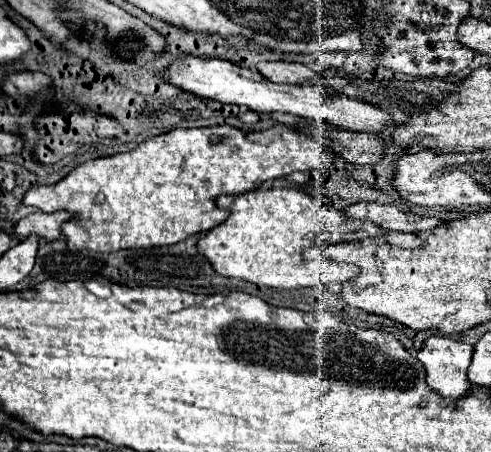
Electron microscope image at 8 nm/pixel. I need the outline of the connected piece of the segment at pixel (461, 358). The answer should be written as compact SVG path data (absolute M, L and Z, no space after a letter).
M429 336L417 358L427 372L427 384L445 398L461 398L469 392L467 368L471 364L473 346L443 336Z

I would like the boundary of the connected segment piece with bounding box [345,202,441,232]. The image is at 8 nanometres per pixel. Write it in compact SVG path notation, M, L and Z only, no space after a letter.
M357 202L351 204L345 214L349 218L371 220L373 224L381 226L383 230L397 230L397 232L419 232L419 230L433 230L441 224L439 218L423 218L413 212L399 210L391 204L377 204L377 202Z

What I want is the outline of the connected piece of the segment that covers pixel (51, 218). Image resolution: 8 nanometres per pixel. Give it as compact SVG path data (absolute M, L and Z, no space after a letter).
M33 212L29 214L27 218L19 220L17 226L15 226L15 234L19 238L27 238L31 234L37 234L39 238L51 242L51 240L57 240L61 236L61 226L65 222L69 222L75 214L69 214L69 212L51 212L51 214L45 214L45 212Z

